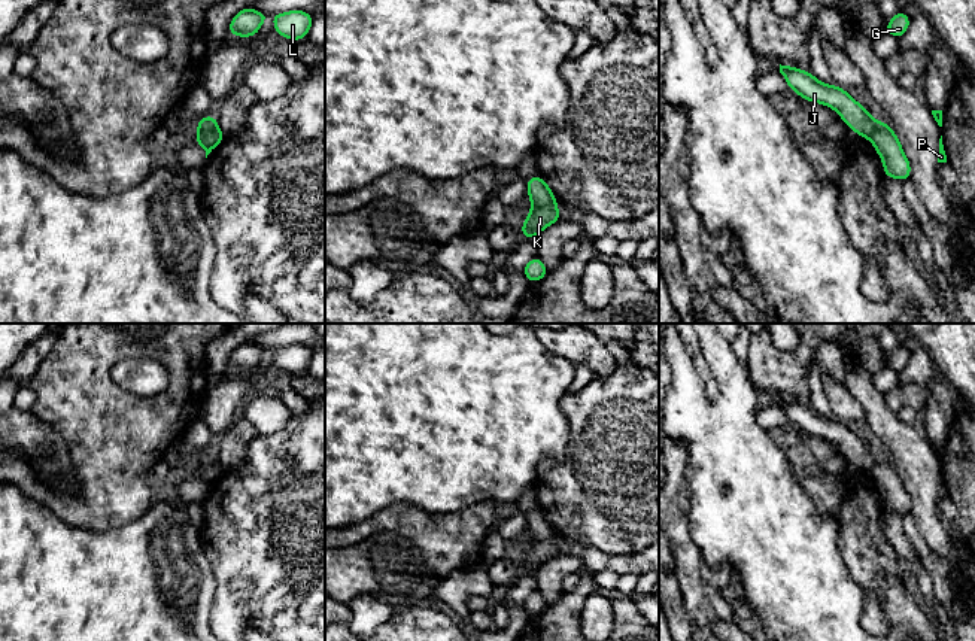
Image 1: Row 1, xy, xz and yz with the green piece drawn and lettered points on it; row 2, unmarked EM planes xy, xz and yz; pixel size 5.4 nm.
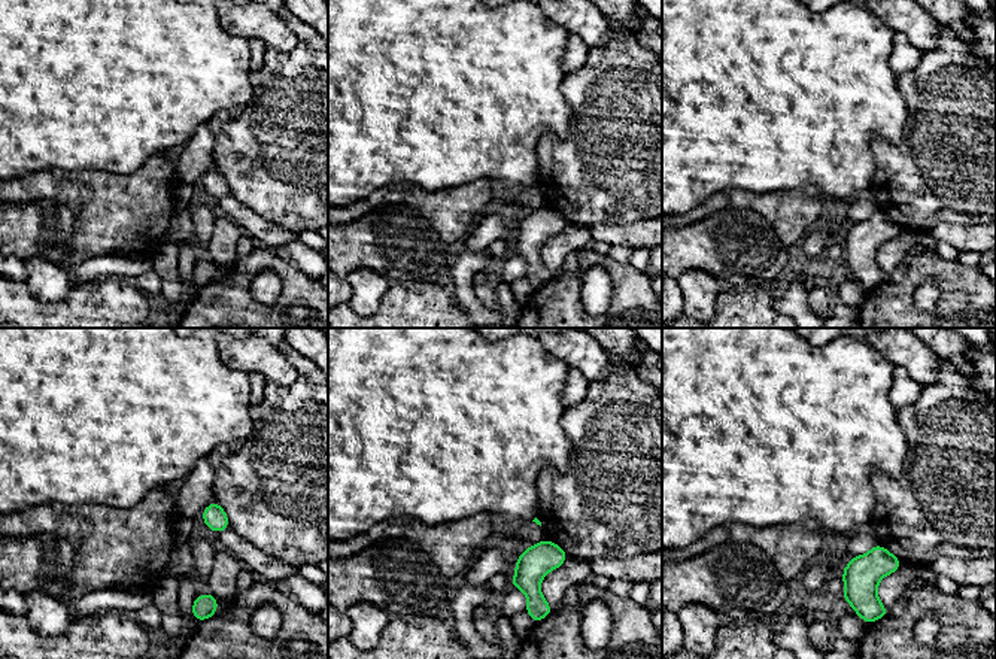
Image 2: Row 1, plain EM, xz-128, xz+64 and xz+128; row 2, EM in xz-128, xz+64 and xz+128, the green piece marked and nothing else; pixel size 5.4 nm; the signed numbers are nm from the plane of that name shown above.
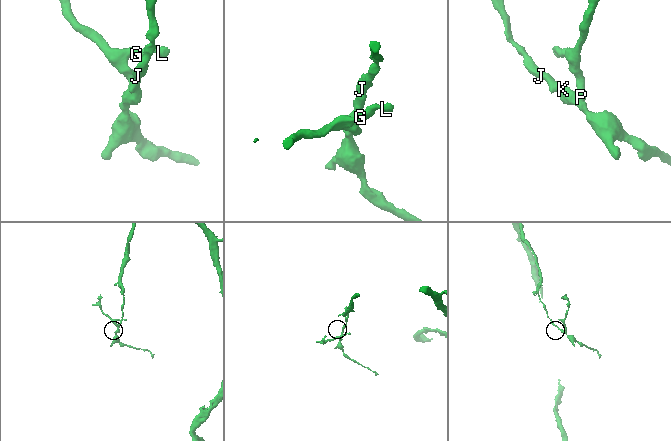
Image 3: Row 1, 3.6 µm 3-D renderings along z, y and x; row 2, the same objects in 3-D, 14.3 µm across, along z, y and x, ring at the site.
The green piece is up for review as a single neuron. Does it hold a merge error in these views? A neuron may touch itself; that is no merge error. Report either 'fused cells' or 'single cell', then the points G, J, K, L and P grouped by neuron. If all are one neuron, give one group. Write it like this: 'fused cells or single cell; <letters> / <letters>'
fused cells; G K L P / J

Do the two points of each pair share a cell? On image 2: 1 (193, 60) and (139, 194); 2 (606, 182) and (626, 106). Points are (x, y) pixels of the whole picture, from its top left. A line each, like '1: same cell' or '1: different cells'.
1: different cells
2: same cell

